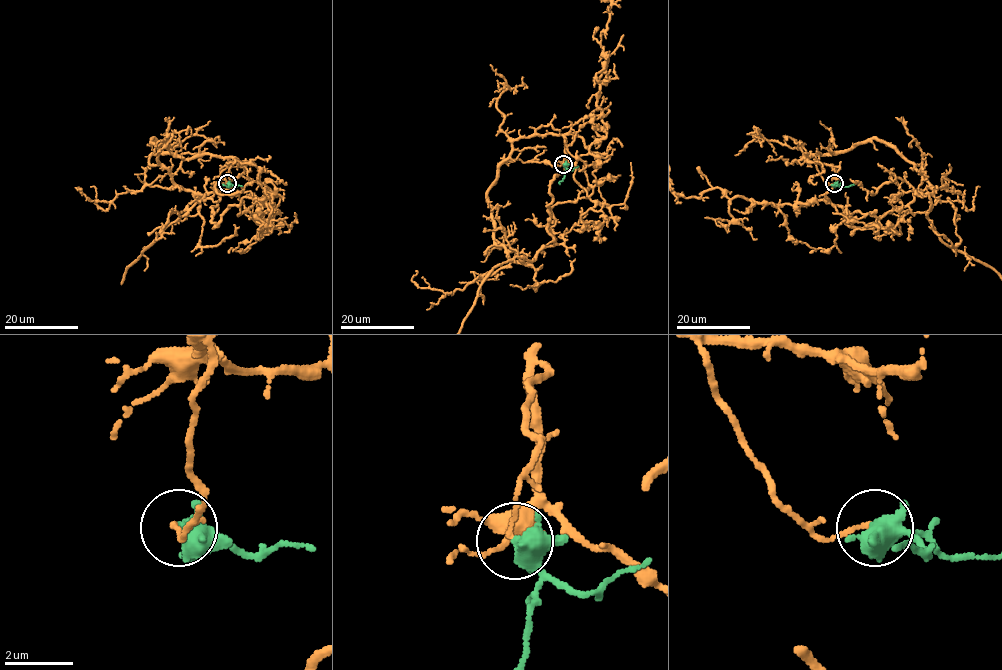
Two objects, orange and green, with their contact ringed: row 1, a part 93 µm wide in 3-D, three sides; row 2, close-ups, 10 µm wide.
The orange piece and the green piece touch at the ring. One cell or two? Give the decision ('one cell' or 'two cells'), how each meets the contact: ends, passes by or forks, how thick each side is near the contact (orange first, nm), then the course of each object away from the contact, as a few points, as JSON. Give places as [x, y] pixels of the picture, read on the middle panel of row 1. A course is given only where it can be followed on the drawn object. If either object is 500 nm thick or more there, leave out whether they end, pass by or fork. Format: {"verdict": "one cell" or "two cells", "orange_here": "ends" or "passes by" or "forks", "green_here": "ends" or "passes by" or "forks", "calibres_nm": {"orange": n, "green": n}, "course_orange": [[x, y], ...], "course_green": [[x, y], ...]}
{"verdict": "two cells", "orange_here": "ends", "green_here": "forks", "calibres_nm": {"orange": 130, "green": 400}, "course_orange": [[563, 164], [561, 135], [512, 143], [494, 240], [535, 259], [494, 268]], "course_green": [[563, 164], [565, 177], [559, 184]]}

